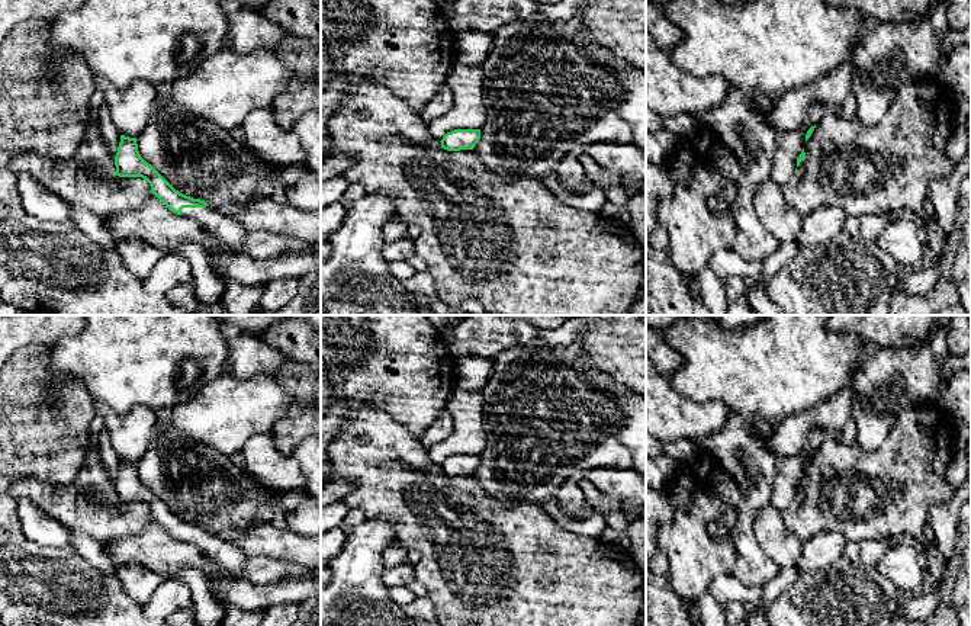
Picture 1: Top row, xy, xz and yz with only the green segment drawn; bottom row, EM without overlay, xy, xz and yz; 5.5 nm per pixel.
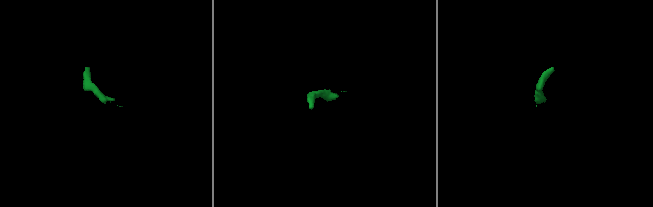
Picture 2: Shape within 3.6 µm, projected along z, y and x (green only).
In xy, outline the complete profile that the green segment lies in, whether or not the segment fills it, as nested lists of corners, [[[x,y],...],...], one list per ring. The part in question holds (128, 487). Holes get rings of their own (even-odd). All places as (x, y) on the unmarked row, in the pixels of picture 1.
[[[120,460],[115,482],[116,501],[142,503],[155,520],[171,537],[194,545],[205,555],[216,561],[234,575],[242,575],[247,555],[235,545],[219,539],[205,526],[193,524],[176,516],[138,476],[135,463]]]

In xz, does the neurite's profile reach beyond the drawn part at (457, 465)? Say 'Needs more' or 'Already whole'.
Already whole

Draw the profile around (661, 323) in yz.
[[[646,315],[646,328],[665,331],[669,325],[691,315]]]

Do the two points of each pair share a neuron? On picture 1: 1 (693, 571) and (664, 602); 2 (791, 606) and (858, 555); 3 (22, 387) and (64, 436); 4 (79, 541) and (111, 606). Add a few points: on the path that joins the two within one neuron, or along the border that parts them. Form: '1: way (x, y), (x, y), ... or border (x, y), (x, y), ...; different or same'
1: border (664, 583), (679, 596), (688, 599); different
2: border (844, 555), (855, 564), (874, 567); different
3: way (26, 398), (52, 424); same
4: border (76, 554), (105, 574), (115, 575); different

